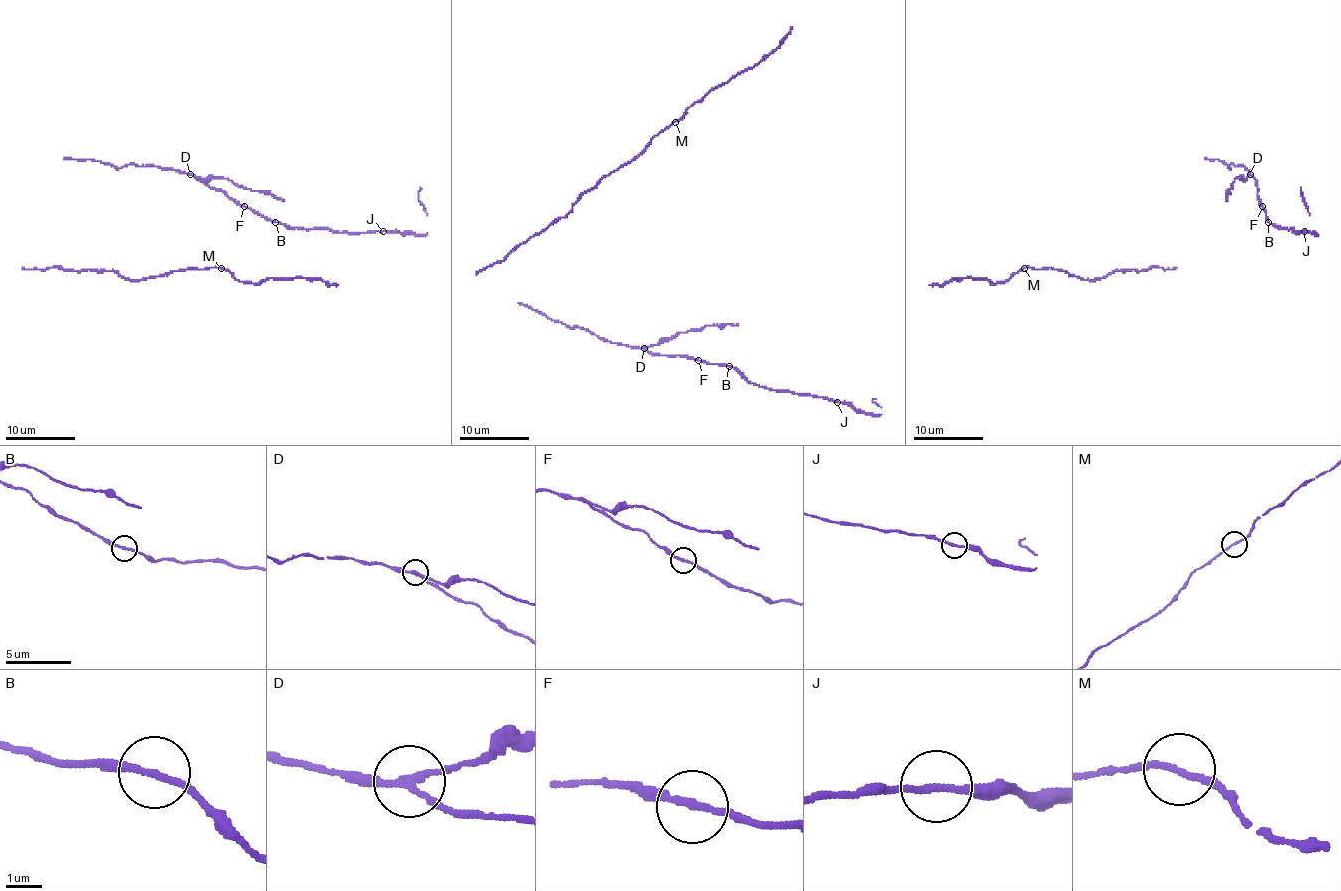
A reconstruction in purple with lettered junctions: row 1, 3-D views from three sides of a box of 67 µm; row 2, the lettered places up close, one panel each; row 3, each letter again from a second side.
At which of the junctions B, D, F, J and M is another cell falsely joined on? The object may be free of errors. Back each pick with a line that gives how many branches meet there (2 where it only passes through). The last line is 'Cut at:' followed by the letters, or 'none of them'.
D: Branches: 3
Cut at: D

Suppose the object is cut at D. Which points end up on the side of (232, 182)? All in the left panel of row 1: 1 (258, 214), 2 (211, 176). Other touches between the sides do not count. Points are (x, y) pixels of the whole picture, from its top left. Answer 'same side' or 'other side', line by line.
1: other side
2: same side

